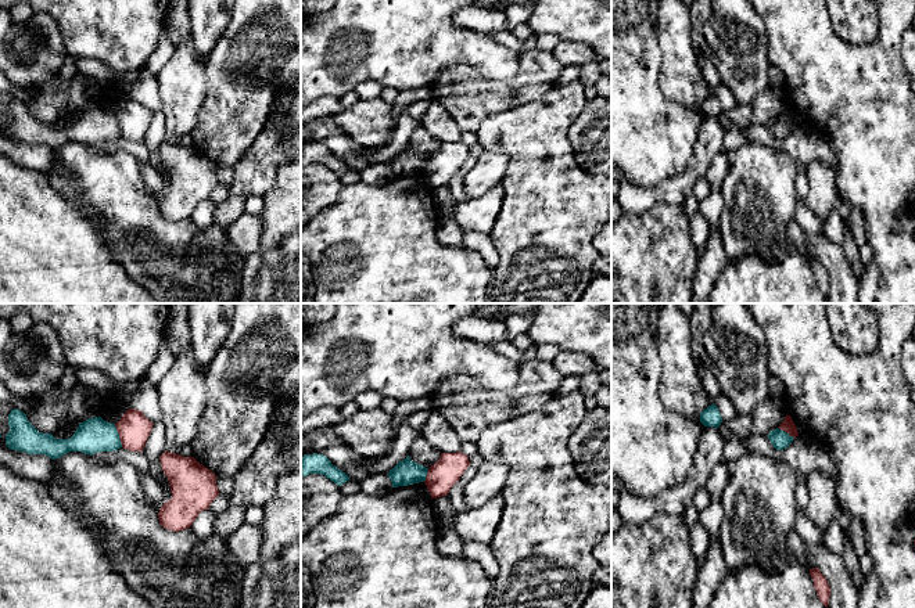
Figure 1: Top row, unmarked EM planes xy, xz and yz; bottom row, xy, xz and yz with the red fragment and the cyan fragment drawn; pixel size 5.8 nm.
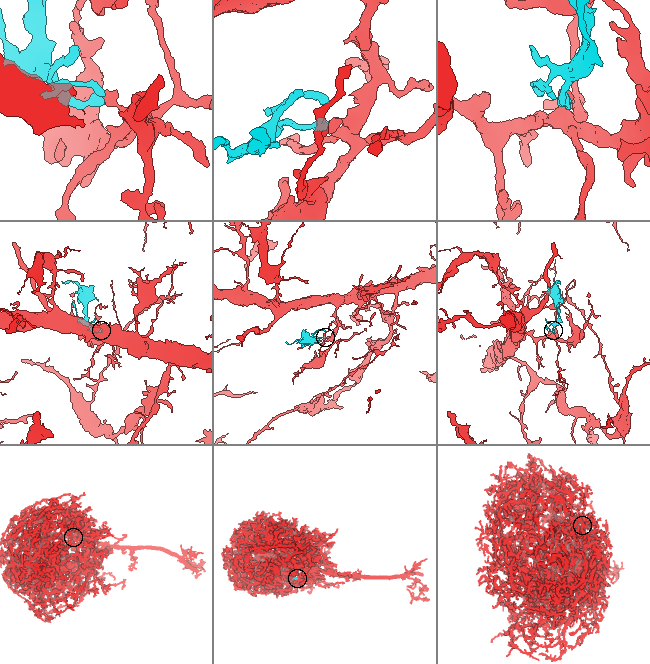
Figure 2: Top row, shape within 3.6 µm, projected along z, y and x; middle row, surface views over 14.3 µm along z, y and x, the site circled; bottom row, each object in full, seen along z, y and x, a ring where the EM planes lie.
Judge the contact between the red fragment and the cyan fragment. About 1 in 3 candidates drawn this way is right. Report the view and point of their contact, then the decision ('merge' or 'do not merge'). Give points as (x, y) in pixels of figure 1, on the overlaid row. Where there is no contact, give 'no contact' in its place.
xy (119, 435) | do not merge

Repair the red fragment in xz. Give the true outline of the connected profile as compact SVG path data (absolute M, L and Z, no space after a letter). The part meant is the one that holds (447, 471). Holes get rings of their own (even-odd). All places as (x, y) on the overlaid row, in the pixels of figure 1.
M462 451L441 453L439 460L428 468L424 481L431 499L446 496L469 465L469 457Z

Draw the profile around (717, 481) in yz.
M721 461L713 468L704 486L707 488L711 499L721 500L726 483L728 483L728 468L725 461Z

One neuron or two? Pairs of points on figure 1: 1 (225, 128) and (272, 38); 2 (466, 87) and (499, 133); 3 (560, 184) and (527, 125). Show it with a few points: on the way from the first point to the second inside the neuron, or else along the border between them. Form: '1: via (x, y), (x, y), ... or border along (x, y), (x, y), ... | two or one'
1: via (236, 105), (241, 89), (241, 74), (253, 60) | one
2: border along (519, 104), (490, 114), (481, 121), (476, 132) | two
3: via (545, 169), (537, 158), (535, 140) | one

